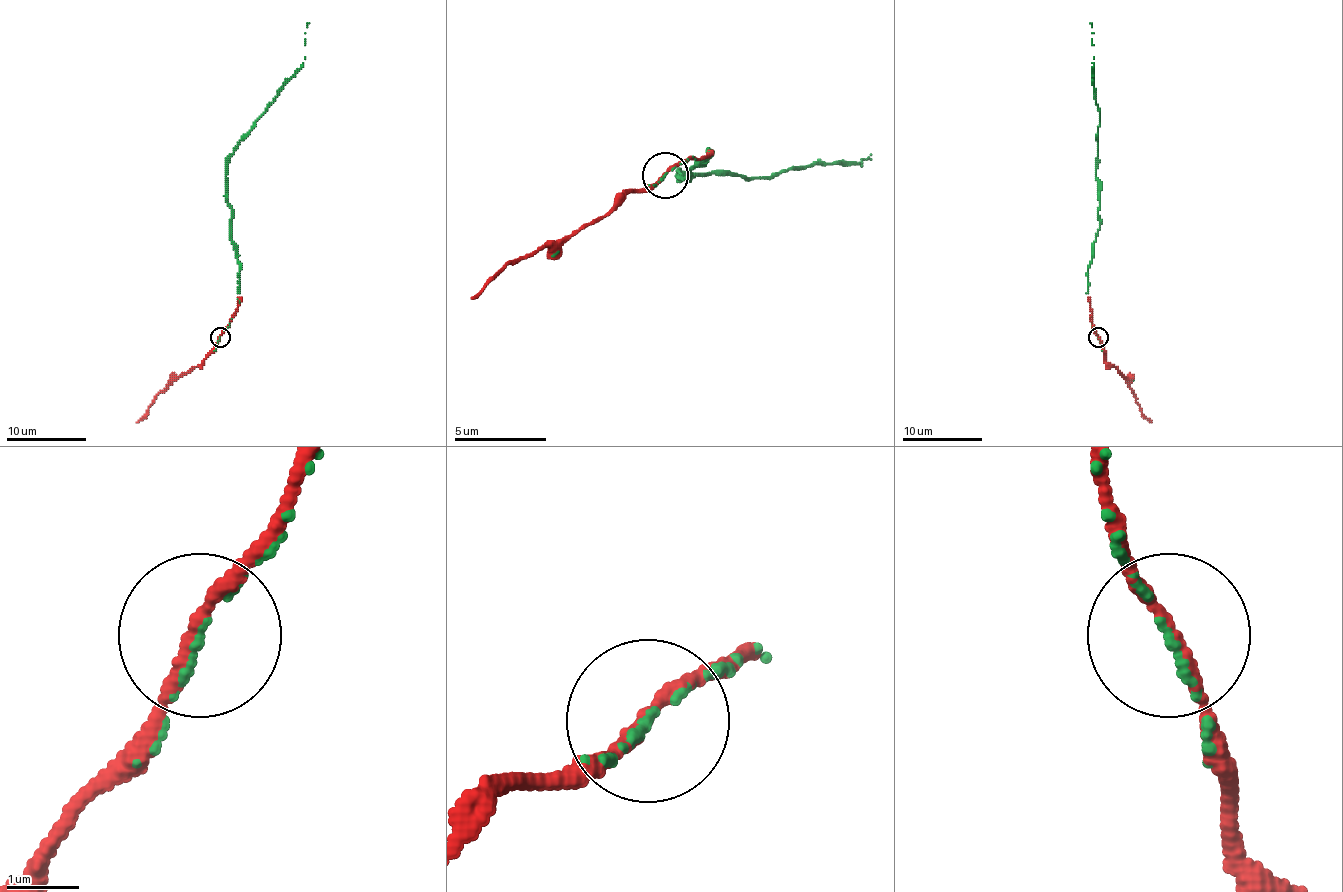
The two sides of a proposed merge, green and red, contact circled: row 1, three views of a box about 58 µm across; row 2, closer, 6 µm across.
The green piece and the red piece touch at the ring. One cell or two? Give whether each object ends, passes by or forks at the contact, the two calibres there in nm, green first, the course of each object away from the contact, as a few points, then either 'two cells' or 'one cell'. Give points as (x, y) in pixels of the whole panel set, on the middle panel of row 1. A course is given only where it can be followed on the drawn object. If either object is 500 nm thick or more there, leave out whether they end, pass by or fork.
green ends there; red passes by; 90 nm thick on the green side, 180 nm on the other; green runs (664, 174), (710, 151), (691, 179), (682, 179), (677, 169), (770, 179), (807, 165), (853, 165), (872, 155); red runs (664, 174), (654, 183), (631, 188), (590, 225), (497, 271), (469, 299); one cell

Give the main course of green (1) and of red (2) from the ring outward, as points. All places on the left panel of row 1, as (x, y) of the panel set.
1: (220, 337), (229, 325), (239, 301), (239, 265), (231, 227), (225, 164), (253, 122), (301, 67), (309, 23)
2: (220, 337), (216, 349), (188, 372), (174, 378), (136, 422)

